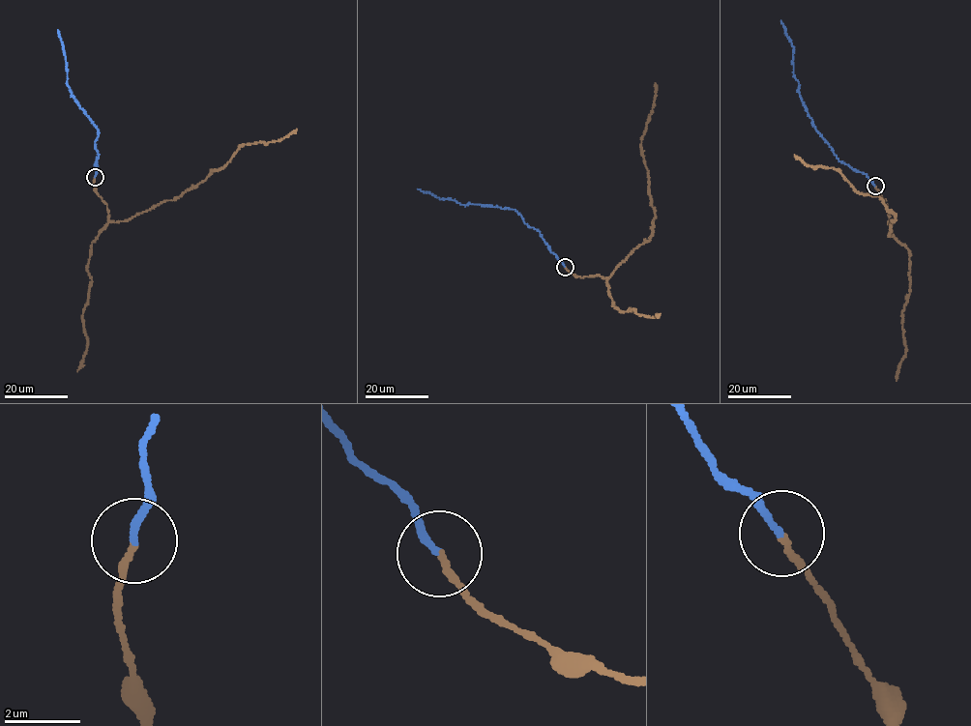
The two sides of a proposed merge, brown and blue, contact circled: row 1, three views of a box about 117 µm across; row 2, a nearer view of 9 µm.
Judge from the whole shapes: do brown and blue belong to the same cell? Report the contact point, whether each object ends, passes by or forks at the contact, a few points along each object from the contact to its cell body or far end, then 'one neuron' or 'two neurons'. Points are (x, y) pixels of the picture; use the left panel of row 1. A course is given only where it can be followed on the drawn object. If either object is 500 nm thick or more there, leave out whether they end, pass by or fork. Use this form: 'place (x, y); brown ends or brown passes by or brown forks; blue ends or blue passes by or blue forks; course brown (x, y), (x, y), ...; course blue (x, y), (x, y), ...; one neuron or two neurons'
place (95, 177); brown ends; blue ends; course brown (95, 177), (110, 220), (126, 220), (195, 186), (211, 170), (221, 168), (239, 146), (277, 141), (297, 129); course blue (95, 177), (99, 156), (95, 143), (99, 132), (67, 82), (68, 71), (58, 30); one neuron

